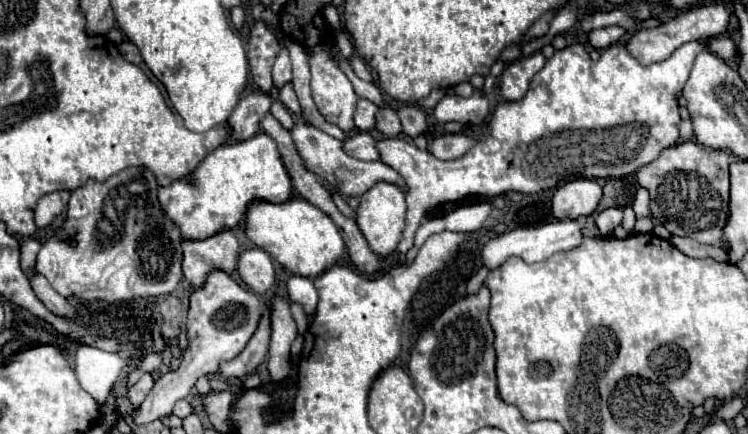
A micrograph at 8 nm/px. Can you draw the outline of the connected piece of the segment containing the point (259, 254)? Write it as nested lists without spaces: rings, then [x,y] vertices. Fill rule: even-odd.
[[[251,248],[239,256],[237,272],[241,280],[257,294],[265,294],[275,282],[275,268],[265,250]]]

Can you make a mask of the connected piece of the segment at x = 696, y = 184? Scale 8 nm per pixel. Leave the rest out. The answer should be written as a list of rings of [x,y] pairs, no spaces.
[[[691,140],[665,148],[657,160],[637,172],[637,182],[651,194],[651,216],[655,222],[665,226],[673,236],[689,236],[701,244],[719,246],[727,252],[729,246],[725,244],[723,228],[729,218],[729,164],[731,156],[725,150],[711,150]]]

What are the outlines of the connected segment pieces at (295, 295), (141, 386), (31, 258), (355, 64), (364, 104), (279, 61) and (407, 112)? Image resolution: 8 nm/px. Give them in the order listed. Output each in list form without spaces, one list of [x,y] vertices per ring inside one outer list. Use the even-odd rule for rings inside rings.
[[[291,276],[287,280],[287,288],[289,288],[289,298],[293,302],[303,304],[307,314],[315,312],[317,290],[315,290],[315,286],[313,286],[313,282],[309,278],[305,278],[305,276]]]
[[[147,372],[147,374],[143,374],[143,378],[135,384],[135,386],[131,386],[129,388],[129,392],[127,392],[127,398],[129,398],[129,402],[131,404],[141,404],[143,402],[143,398],[147,396],[147,392],[153,388],[153,376]]]
[[[25,240],[25,242],[21,244],[21,268],[23,268],[23,270],[35,266],[39,248],[41,248],[41,244],[39,244],[37,240]]]
[[[351,54],[349,56],[349,64],[351,64],[351,68],[353,68],[353,72],[361,78],[361,80],[373,80],[373,76],[371,76],[371,72],[369,72],[369,68],[367,68],[367,64],[357,56],[357,54]]]
[[[359,100],[357,102],[357,110],[355,110],[355,126],[359,128],[359,130],[373,130],[373,126],[375,126],[375,112],[377,112],[379,108],[373,104],[373,102],[369,102],[369,100]]]
[[[281,48],[277,58],[275,58],[275,66],[273,66],[273,82],[281,88],[285,82],[291,80],[291,62],[289,62],[289,50]]]
[[[401,106],[401,108],[397,108],[397,116],[401,120],[403,132],[411,138],[425,132],[425,128],[427,128],[427,116],[419,106]]]

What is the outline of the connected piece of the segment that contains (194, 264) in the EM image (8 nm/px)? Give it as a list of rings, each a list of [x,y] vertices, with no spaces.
[[[223,230],[207,240],[185,240],[181,246],[183,276],[193,288],[201,288],[201,284],[205,284],[205,276],[209,276],[213,268],[221,268],[231,274],[237,266],[239,244],[231,230]]]

